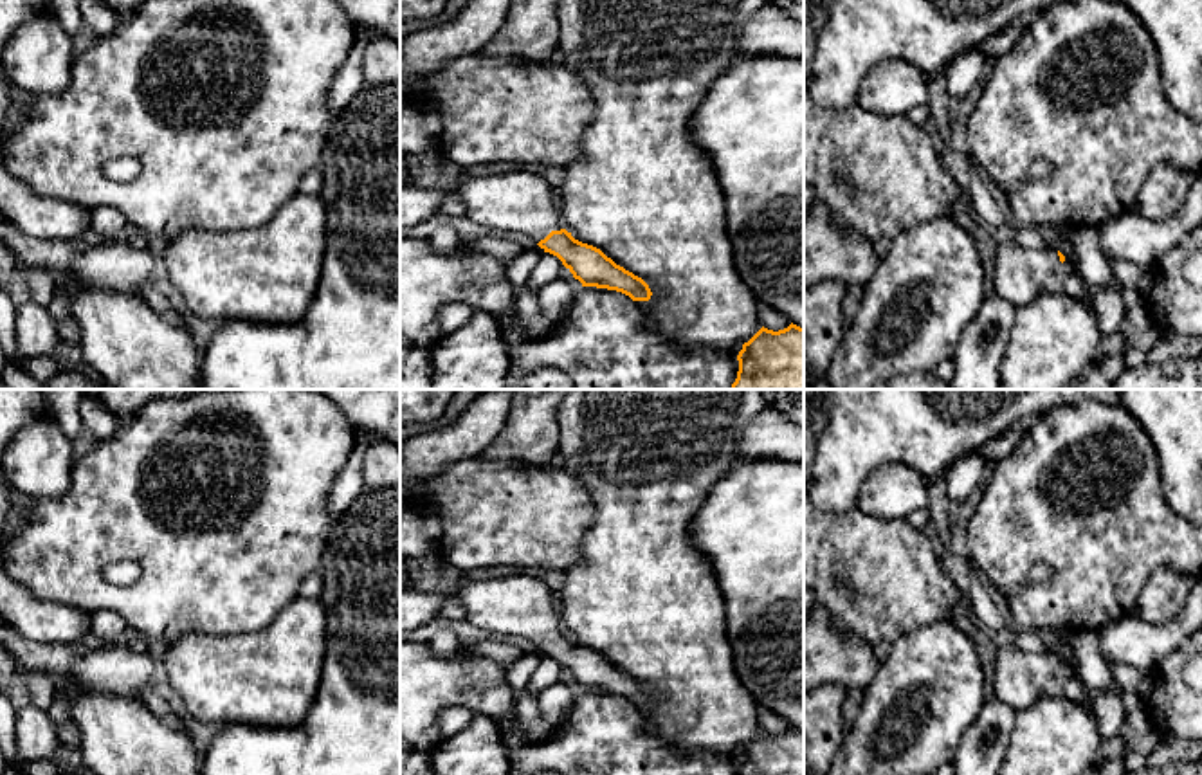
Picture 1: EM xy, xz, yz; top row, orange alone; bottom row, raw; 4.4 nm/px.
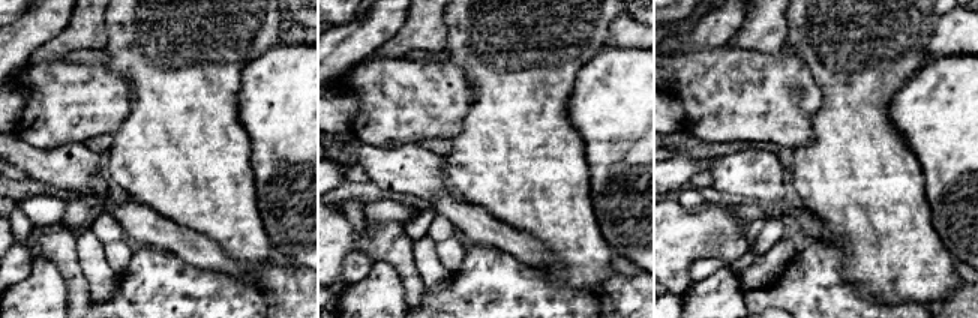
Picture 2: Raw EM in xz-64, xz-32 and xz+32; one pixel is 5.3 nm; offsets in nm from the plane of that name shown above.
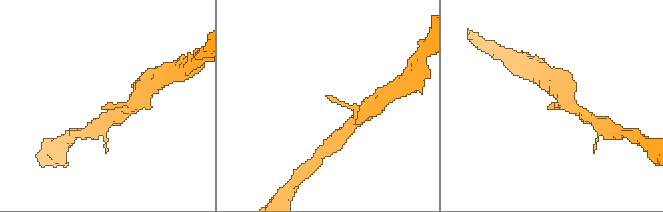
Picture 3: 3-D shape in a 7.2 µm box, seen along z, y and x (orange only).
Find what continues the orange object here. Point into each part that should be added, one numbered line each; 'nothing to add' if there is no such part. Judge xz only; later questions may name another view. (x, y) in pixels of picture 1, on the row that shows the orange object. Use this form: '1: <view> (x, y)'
1: xz (519, 202)

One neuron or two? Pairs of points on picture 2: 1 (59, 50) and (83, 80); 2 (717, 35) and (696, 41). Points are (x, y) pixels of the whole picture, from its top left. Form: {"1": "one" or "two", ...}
{"1": "two", "2": "one"}

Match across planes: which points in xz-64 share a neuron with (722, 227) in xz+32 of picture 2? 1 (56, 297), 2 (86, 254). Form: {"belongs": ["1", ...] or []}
{"belongs": []}

